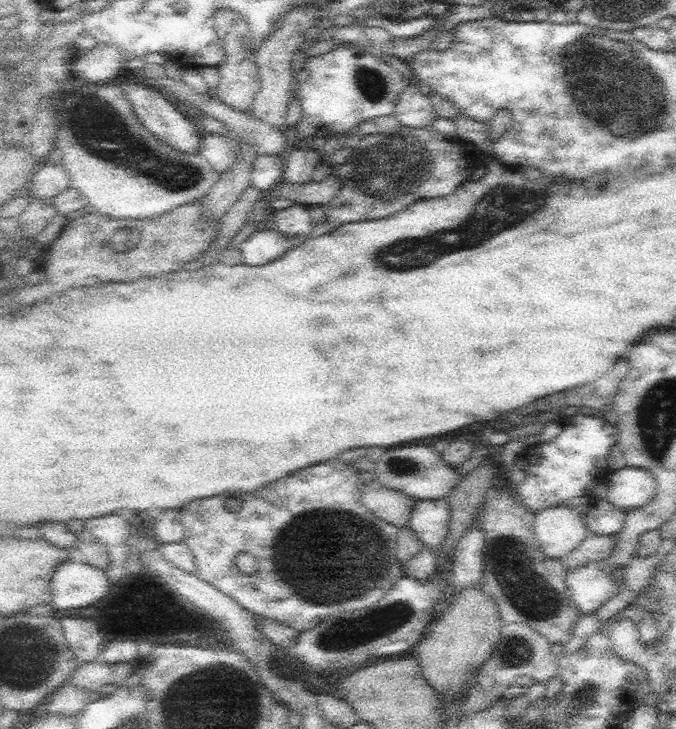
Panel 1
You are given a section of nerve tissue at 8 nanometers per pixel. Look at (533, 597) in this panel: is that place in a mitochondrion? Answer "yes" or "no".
yes

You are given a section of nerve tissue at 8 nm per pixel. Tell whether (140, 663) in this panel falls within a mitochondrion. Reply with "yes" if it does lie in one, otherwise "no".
no

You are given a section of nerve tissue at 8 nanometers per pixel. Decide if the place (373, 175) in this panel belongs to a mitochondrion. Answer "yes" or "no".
yes

